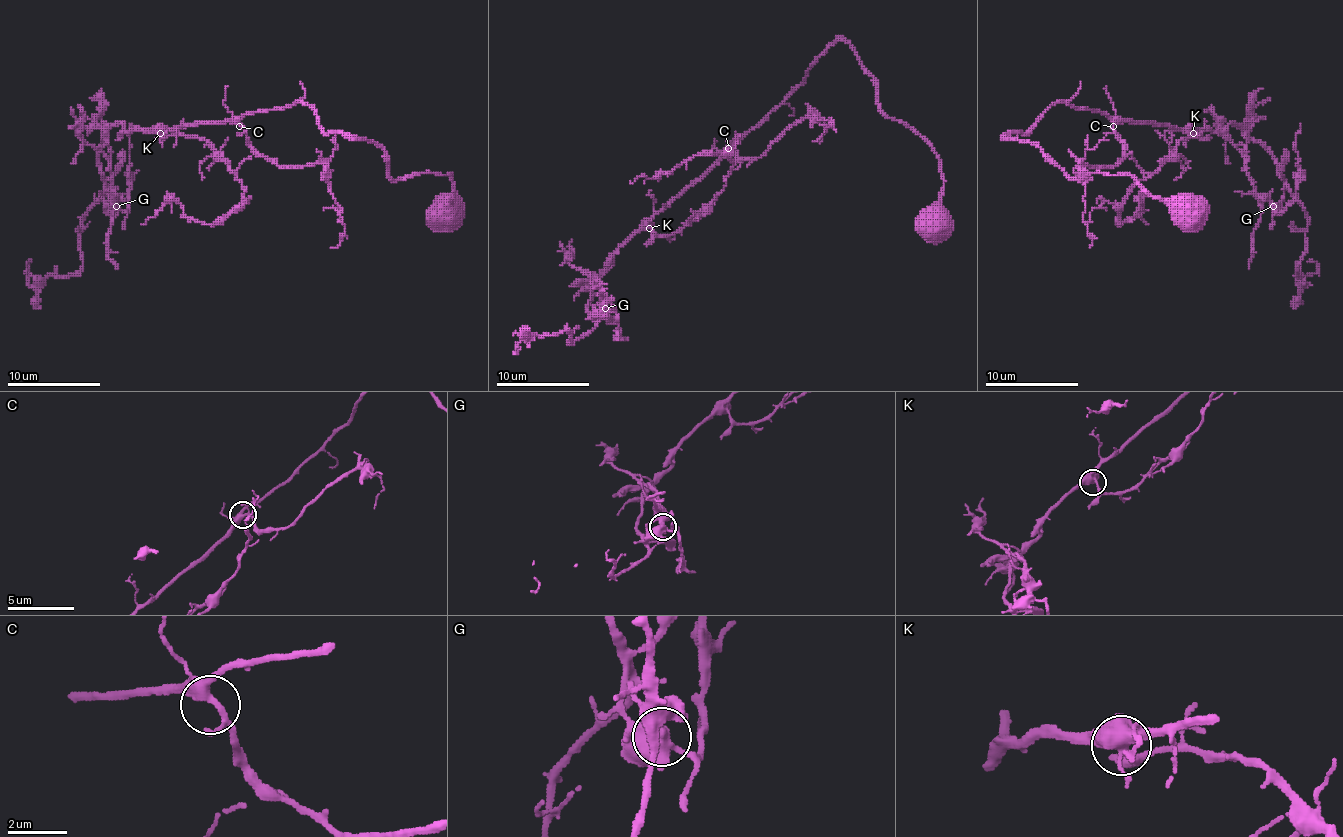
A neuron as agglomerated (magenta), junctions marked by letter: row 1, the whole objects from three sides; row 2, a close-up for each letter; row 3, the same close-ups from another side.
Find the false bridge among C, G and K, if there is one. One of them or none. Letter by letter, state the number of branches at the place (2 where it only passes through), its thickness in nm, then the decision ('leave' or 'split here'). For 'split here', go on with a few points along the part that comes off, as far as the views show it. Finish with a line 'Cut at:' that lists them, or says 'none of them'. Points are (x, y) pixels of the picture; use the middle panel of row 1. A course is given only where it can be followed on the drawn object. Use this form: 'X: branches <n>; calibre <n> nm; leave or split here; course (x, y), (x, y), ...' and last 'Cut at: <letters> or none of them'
C: branches 6; calibre 320 nm; leave
G: branches 3; calibre 460 nm; split here; course (604, 307), (597, 281), (569, 263), (572, 239)
K: branches 4; calibre 550 nm; leave
Cut at: G

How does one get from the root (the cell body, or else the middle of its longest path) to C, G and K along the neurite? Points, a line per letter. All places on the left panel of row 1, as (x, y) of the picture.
C: (440, 205), (455, 194), (450, 175), (394, 180), (377, 145), (326, 133), (302, 103), (246, 114), (239, 126)
G: (440, 205), (450, 175), (394, 180), (377, 145), (326, 133), (302, 103), (115, 124), (115, 205)
K: (440, 205), (455, 194), (450, 175), (394, 180), (389, 156), (377, 145), (326, 133), (302, 103), (160, 133)

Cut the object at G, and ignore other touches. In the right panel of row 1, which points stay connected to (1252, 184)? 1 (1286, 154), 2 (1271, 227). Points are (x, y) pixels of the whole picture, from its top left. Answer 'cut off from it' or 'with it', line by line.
1: cut off from it
2: with it

